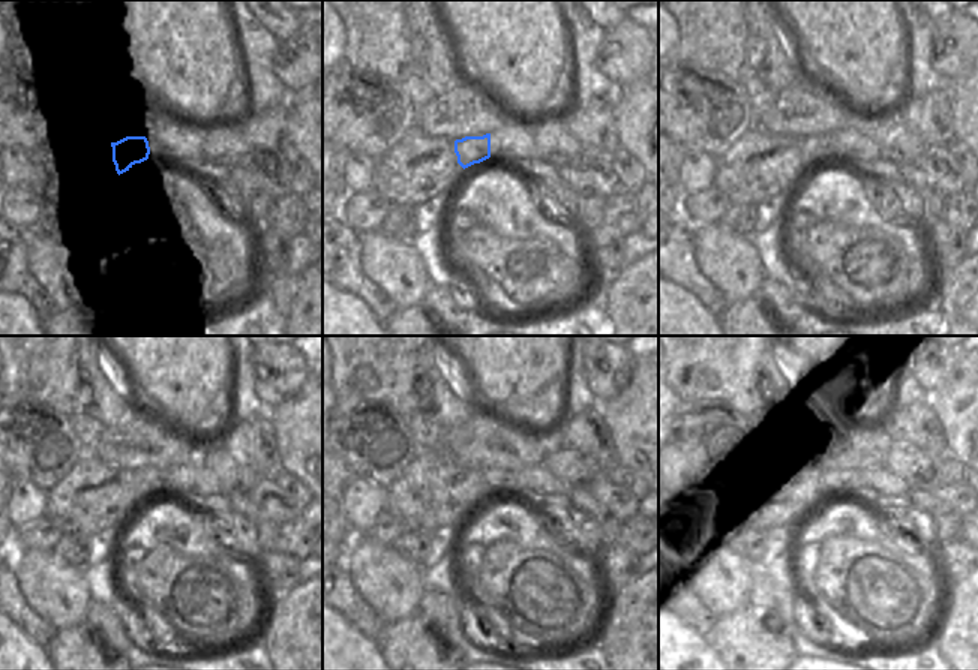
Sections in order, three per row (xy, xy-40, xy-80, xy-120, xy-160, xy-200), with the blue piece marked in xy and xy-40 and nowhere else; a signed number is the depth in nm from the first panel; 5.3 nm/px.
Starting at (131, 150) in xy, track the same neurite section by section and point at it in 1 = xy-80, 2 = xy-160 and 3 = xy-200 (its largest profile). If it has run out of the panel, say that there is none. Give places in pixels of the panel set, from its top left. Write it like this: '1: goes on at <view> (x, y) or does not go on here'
1: goes on at xy-80 (810, 150)
2: goes on at xy-160 (495, 478)
3: goes on at xy-200 (837, 480)

